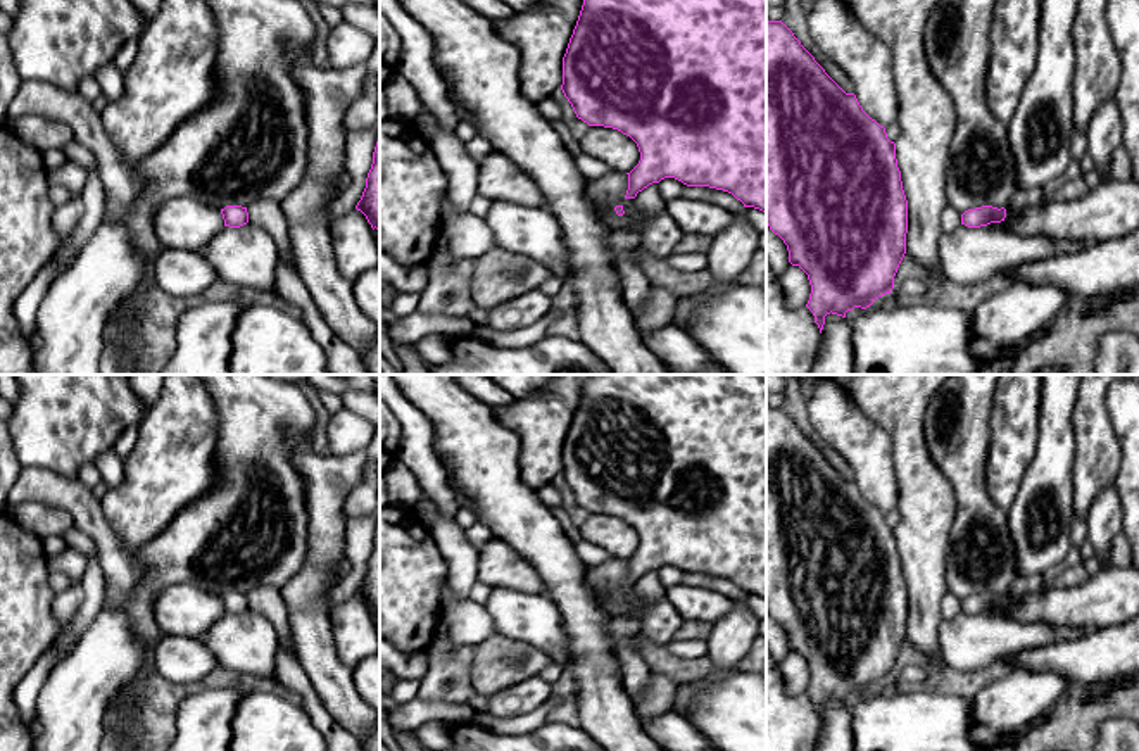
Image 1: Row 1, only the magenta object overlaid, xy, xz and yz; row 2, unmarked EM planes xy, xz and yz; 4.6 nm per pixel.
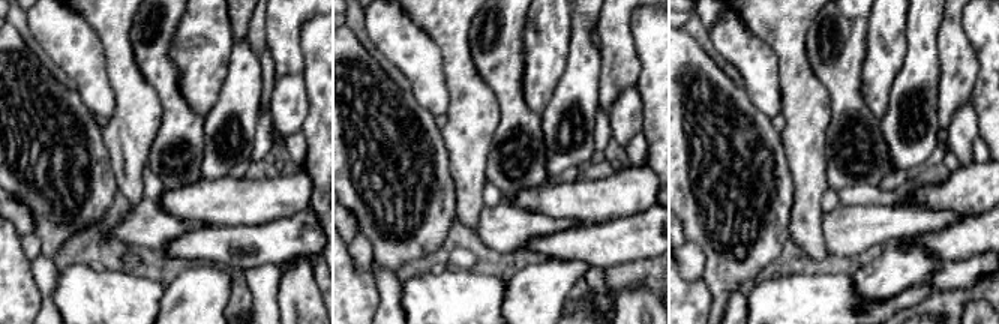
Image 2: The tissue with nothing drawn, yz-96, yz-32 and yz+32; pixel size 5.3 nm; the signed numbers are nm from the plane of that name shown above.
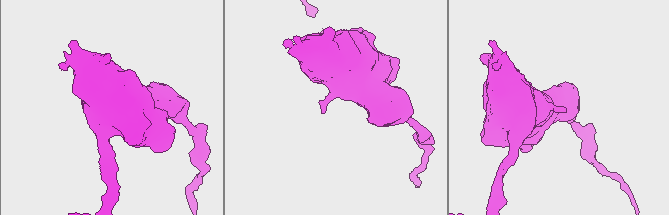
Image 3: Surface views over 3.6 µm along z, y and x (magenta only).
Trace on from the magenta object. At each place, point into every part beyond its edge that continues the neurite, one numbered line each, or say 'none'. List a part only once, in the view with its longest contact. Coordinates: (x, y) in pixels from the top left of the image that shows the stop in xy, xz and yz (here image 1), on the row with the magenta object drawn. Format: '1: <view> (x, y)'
none

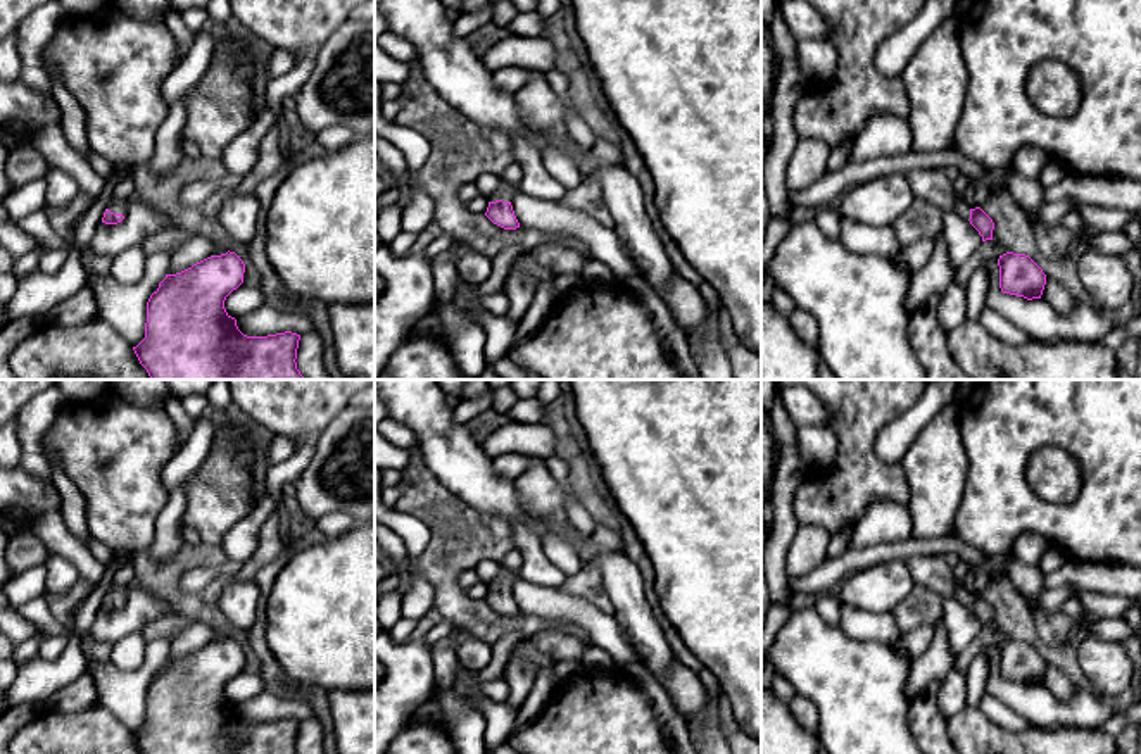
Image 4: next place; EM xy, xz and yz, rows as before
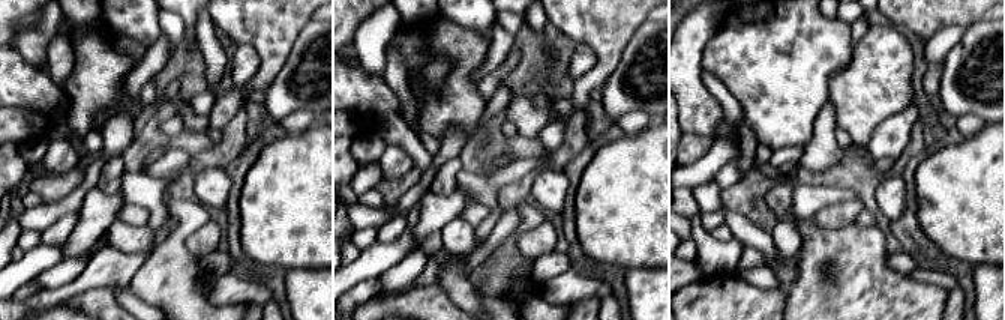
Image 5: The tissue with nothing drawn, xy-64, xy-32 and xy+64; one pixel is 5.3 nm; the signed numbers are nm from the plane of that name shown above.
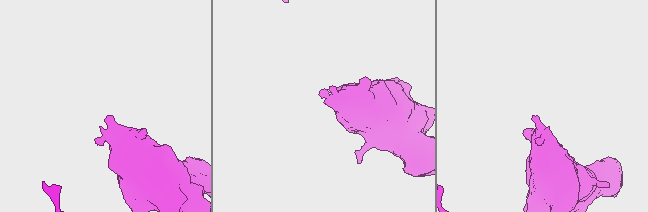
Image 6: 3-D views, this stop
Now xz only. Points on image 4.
1: xz (504, 190)

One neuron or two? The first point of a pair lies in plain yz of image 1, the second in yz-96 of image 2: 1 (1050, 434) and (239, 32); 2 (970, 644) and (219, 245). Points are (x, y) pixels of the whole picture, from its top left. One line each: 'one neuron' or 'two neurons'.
1: two neurons
2: two neurons

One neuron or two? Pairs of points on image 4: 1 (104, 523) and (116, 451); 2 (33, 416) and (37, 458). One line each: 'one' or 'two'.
1: one
2: one

